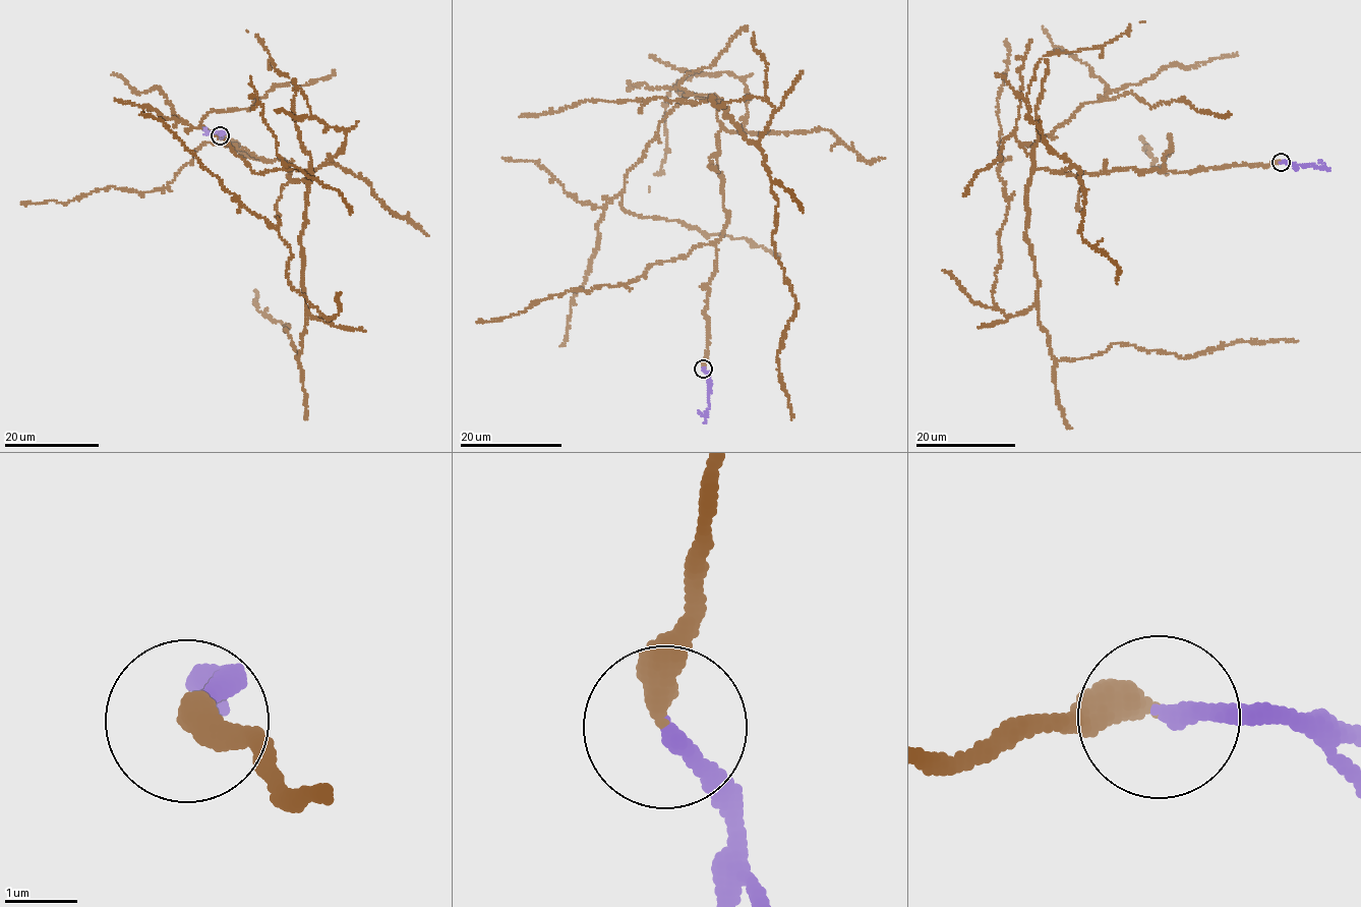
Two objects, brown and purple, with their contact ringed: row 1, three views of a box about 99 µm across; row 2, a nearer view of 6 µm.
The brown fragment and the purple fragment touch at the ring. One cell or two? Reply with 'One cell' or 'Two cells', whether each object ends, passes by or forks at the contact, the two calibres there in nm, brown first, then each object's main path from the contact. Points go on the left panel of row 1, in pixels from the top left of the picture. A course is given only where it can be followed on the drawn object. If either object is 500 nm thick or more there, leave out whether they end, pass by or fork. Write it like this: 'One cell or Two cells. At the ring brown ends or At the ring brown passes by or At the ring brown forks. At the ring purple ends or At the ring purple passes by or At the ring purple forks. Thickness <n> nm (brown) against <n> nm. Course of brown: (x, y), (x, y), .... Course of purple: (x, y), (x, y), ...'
One cell. At the ring brown ends. At the ring purple ends. Thickness 360 nm (brown) against 240 nm. Course of brown: (220, 135), (307, 182), (305, 306), (331, 322), (289, 281), (279, 231), (139, 114). Course of purple: (220, 135), (223, 133), (217, 130), (203, 134)

